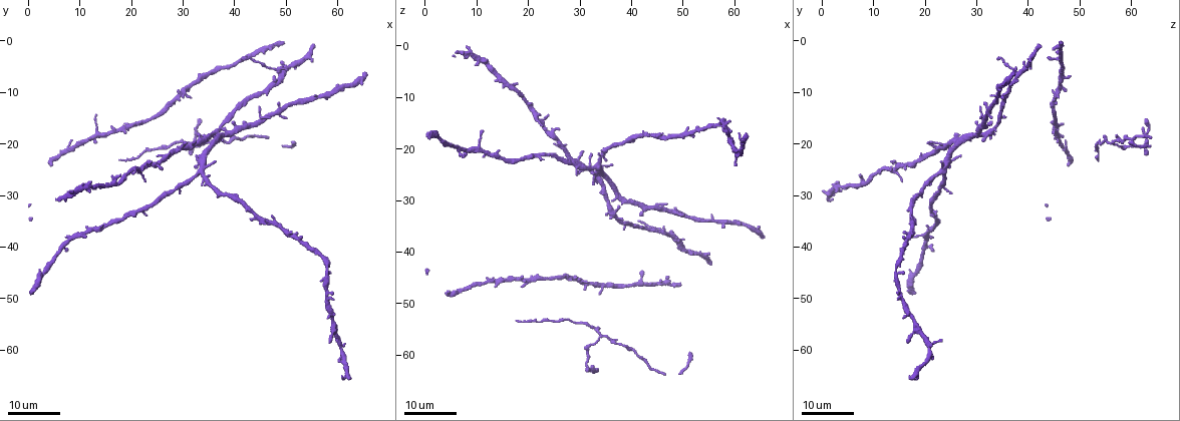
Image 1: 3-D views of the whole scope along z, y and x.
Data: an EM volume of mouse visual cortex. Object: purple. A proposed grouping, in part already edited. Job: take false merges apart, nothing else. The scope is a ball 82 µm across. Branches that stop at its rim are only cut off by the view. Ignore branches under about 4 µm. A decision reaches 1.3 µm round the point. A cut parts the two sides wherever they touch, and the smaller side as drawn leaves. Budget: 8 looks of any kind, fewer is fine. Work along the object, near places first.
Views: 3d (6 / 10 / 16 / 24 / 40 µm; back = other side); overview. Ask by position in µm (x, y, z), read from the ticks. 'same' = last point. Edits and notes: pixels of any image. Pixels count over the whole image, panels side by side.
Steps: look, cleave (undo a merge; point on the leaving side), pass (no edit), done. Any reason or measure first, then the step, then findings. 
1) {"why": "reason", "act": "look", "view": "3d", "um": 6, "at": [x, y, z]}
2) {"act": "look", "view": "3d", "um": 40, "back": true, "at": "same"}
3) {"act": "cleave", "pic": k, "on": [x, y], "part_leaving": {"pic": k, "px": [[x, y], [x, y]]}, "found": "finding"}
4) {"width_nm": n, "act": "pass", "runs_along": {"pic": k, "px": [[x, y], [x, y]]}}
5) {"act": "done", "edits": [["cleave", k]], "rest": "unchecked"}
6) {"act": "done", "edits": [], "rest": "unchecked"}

{"act": "look", "view": "3d", "um": 16, "at": [23.0, 21.0, 53.5]}

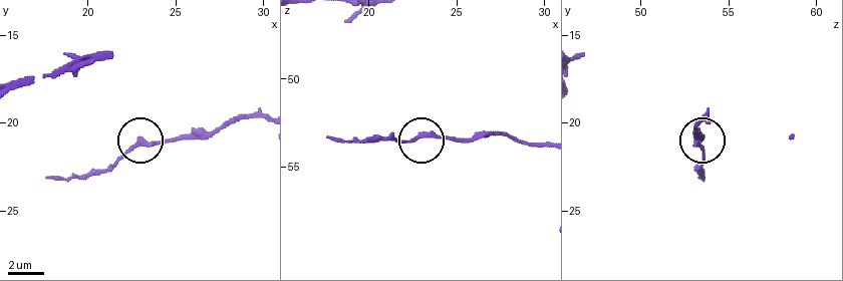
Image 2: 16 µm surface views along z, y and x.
{"act": "look", "view": "3d", "um": 6, "at": [23.1, 21.2, 53.3]}

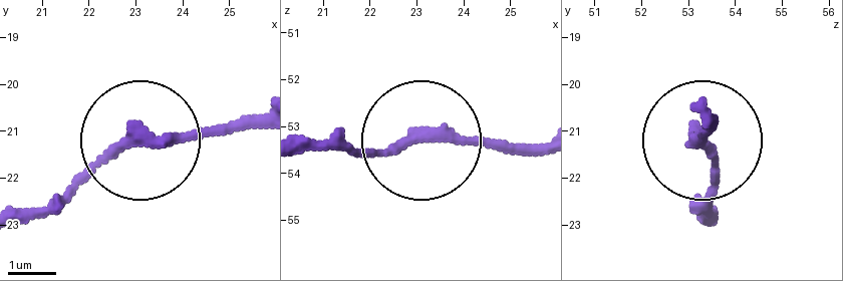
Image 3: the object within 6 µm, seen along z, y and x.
{"act": "look", "view": "3d", "um": 6, "back": true, "at": [22.95, 21.15, 53.25]}

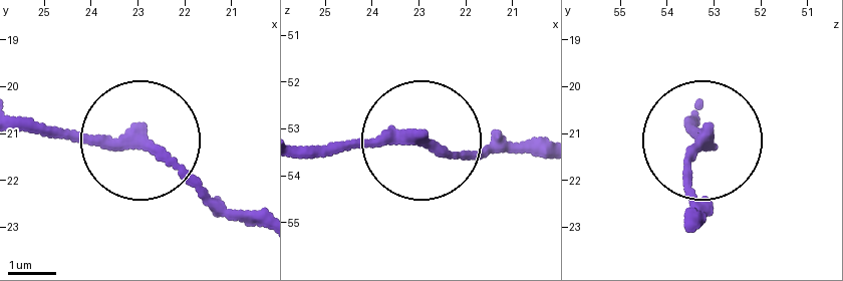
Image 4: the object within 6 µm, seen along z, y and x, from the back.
{"side_arm_um": 6, "act": "pass", "found": "one neuron here"}

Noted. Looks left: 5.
{"why": "three arms meet", "act": "look", "view": "3d", "um": 16, "at": [38.0, 18.0, 28.5]}

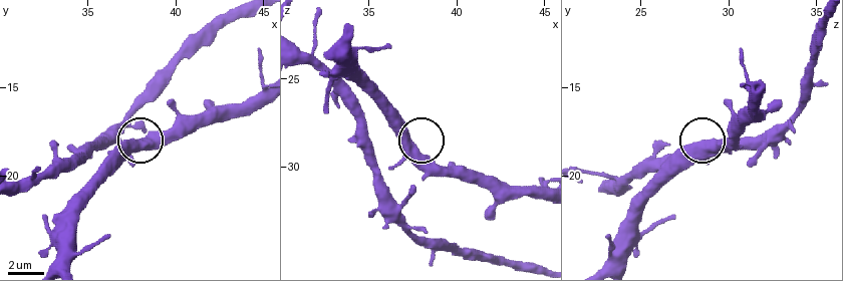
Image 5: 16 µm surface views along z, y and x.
{"act": "look", "view": "3d", "um": 10, "at": [37.6, 18.0, 29.0]}

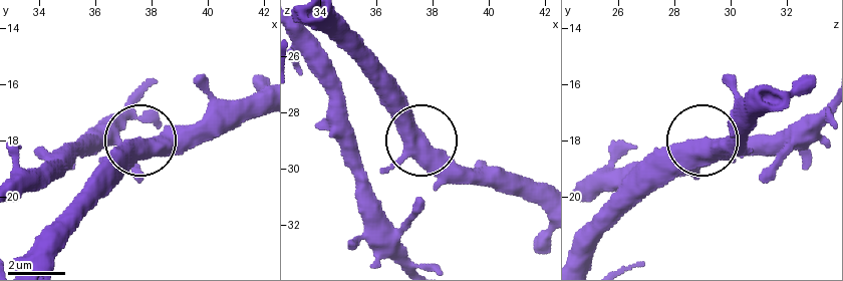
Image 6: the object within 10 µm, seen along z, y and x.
{"width_nm": 400, "act": "pass", "runs_along": {"pic": 6, "px": [[130, 101], [89, 143], [99, 157], [145, 137], [193, 137]]}, "found": "continuous, no second neuron"}

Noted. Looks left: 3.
{"act": "look", "view": "3d", "um": 24, "at": [49.5, 6.5, 38.0]}

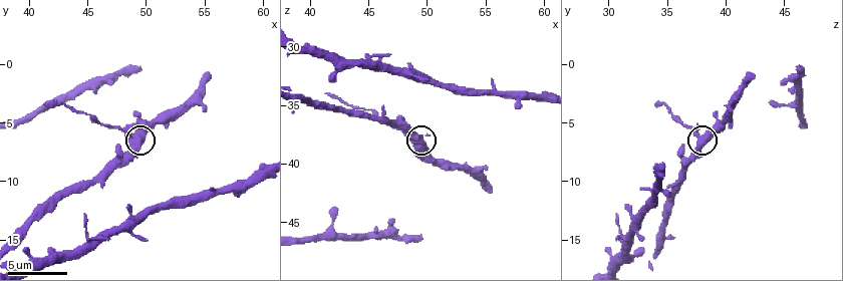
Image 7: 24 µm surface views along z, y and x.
{"act": "look", "view": "3d", "um": 6, "at": [48.8, 6.2, 37.8]}

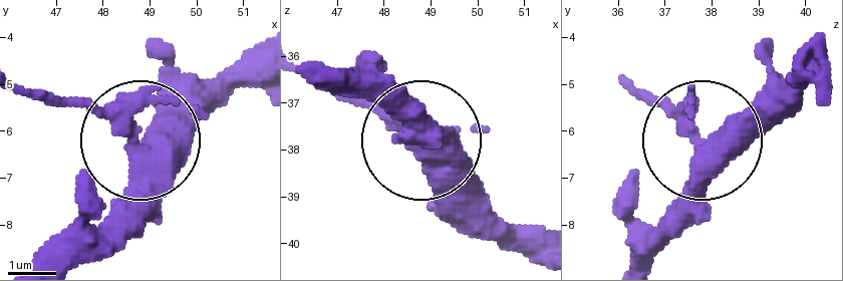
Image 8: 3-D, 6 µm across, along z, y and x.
{"act": "cleave", "pic": 8, "on": [196, 110], "part_leaving": {"pic": 8, "px": [[122, 125], [78, 101], [19, 93]]}, "found": "two neurons meet here"}

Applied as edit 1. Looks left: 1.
{"act": "done", "edits": [["cleave", 8]], "rest": "unchecked"}

